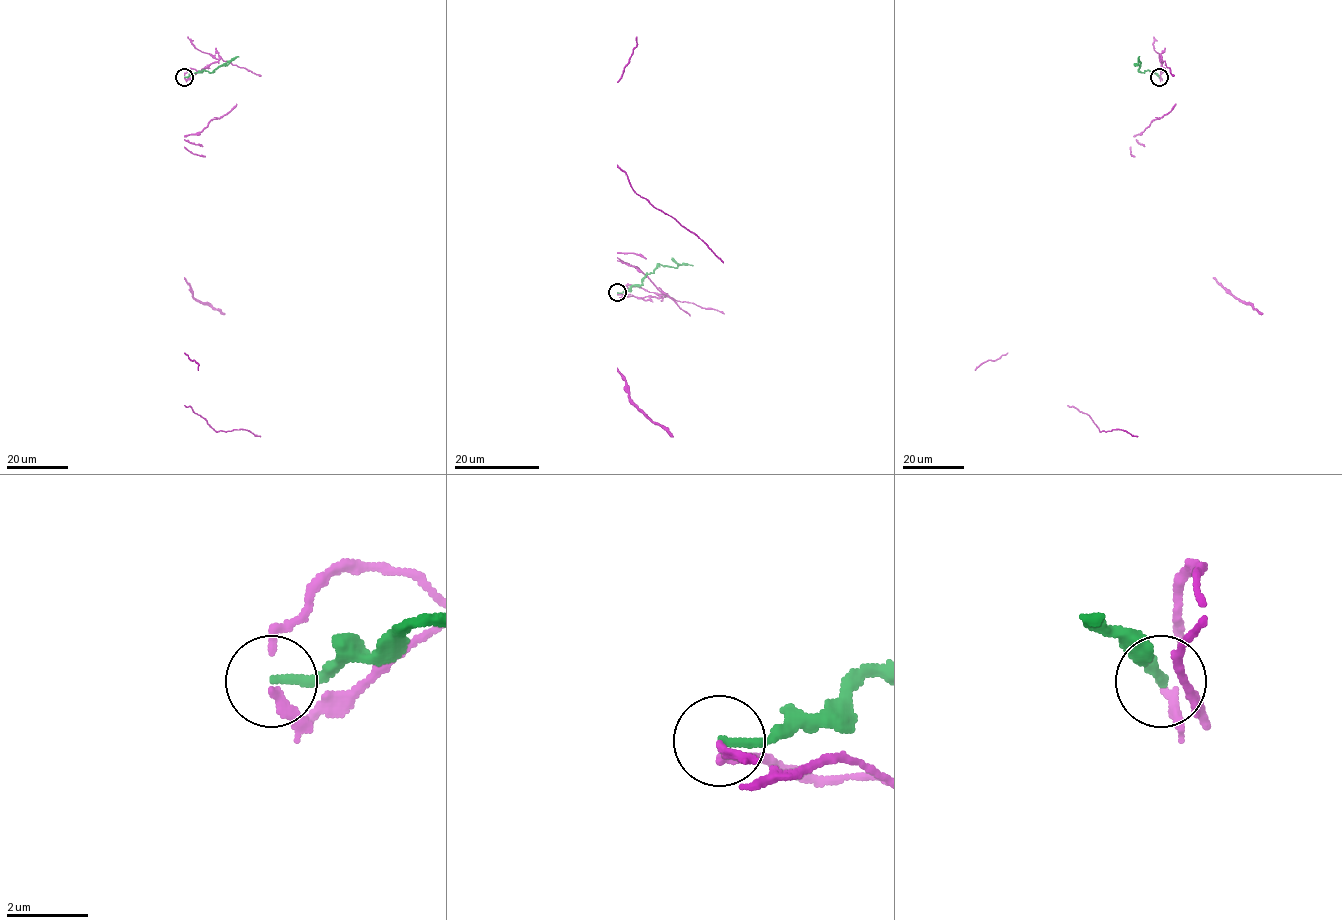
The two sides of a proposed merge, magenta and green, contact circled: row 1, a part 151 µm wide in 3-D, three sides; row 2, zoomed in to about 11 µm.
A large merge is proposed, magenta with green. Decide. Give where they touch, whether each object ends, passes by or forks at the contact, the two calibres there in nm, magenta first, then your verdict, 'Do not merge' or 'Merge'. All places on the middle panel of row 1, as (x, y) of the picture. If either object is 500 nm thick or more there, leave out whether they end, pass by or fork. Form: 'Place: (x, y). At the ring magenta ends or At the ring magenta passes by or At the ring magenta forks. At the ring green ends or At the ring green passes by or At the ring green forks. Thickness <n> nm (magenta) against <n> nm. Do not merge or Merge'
Place: (617, 292). At the ring magenta passes by. At the ring green ends. Thickness 140 nm (magenta) against 220 nm. Do not merge

